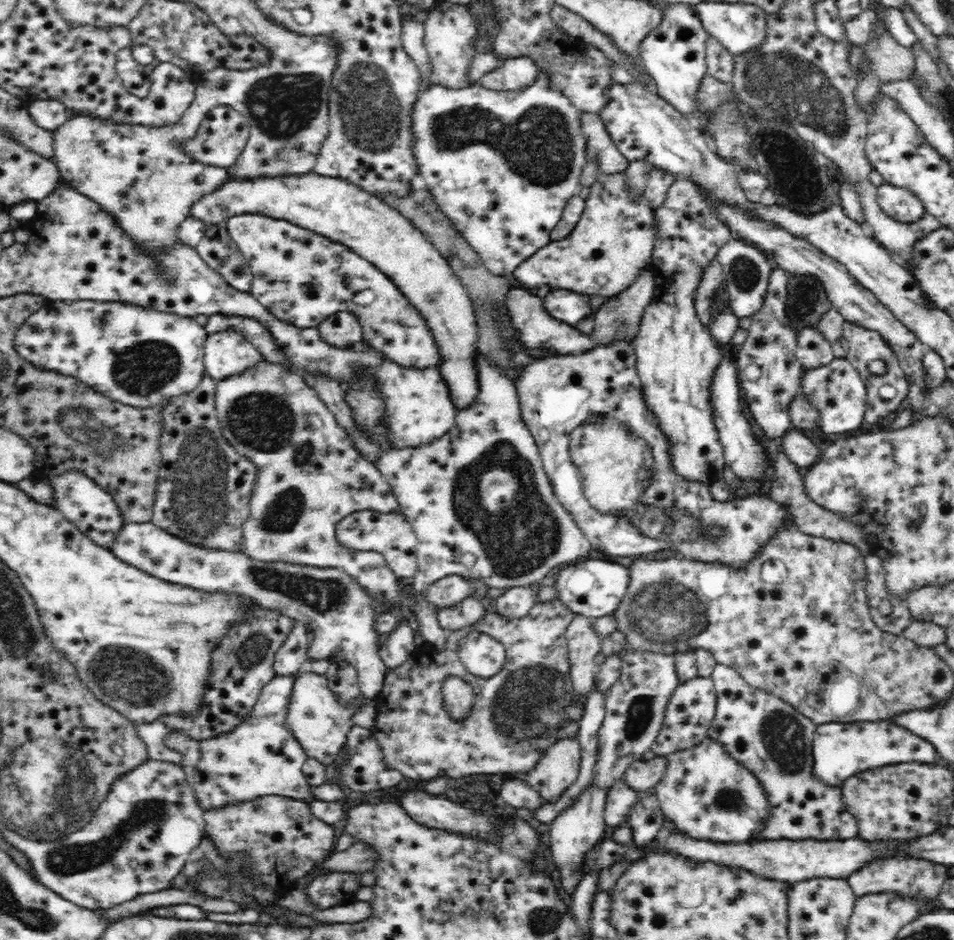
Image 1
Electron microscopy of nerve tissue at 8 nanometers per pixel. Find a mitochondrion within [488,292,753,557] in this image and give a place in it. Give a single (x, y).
(613, 467)

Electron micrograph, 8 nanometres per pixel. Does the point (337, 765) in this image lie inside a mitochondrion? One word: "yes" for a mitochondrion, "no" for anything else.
no

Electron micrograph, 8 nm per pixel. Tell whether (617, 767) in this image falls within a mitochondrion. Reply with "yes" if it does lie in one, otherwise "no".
no

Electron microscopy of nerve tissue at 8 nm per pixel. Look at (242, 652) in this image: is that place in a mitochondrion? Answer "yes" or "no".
yes

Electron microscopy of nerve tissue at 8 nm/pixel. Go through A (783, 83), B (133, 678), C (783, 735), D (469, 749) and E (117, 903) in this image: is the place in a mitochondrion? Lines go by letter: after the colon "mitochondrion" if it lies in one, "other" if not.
A: mitochondrion
B: mitochondrion
C: mitochondrion
D: other
E: other

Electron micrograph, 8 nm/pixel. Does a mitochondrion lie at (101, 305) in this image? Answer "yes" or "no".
no

